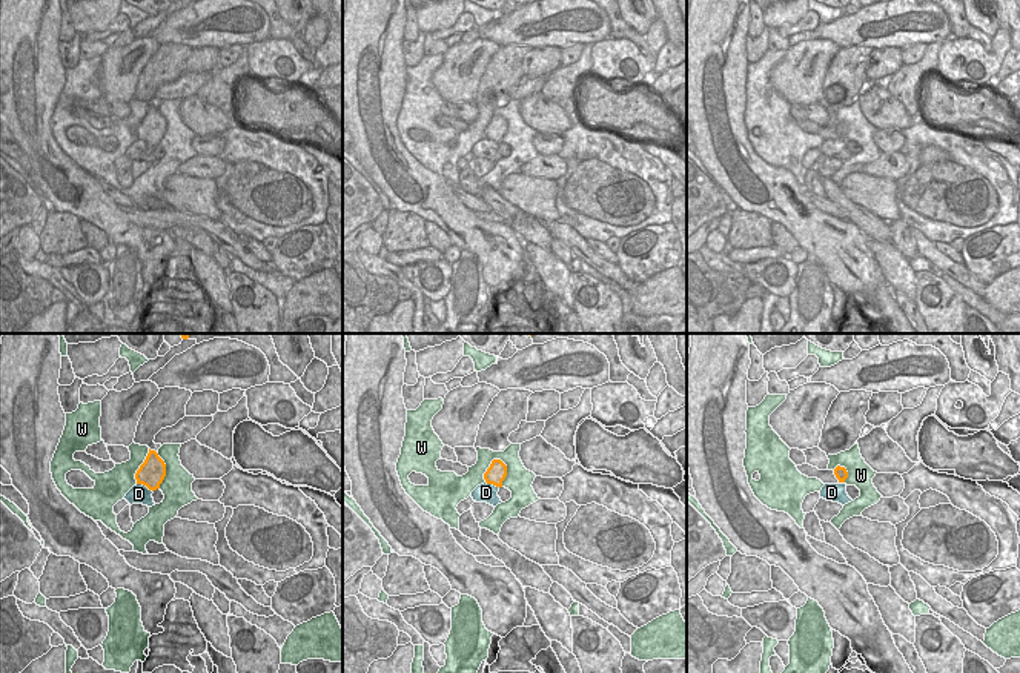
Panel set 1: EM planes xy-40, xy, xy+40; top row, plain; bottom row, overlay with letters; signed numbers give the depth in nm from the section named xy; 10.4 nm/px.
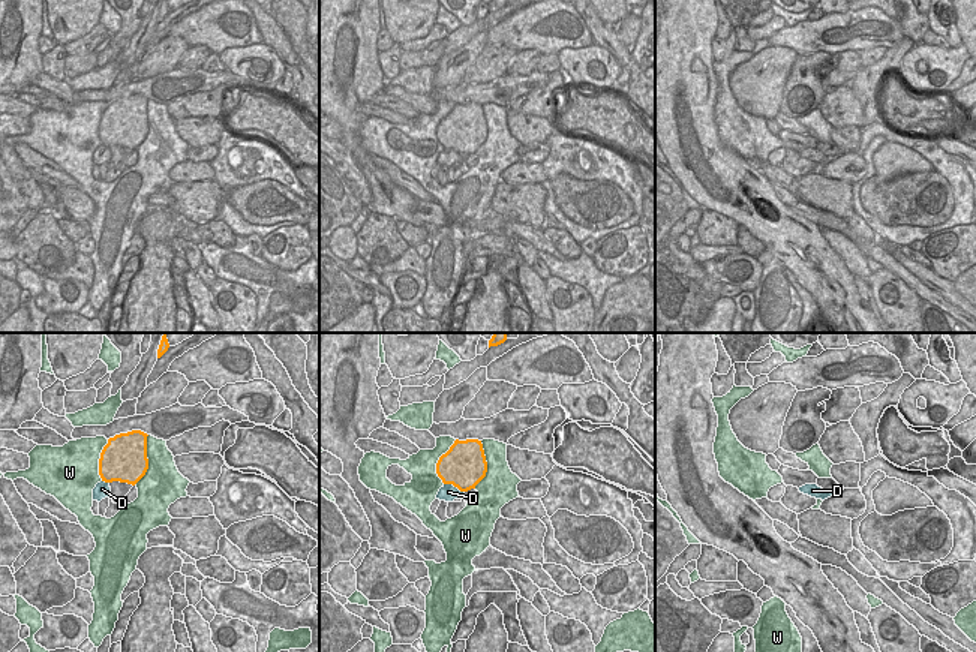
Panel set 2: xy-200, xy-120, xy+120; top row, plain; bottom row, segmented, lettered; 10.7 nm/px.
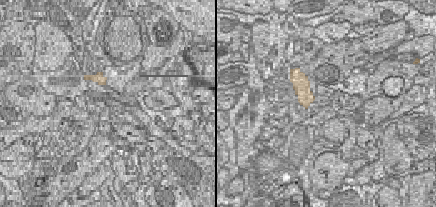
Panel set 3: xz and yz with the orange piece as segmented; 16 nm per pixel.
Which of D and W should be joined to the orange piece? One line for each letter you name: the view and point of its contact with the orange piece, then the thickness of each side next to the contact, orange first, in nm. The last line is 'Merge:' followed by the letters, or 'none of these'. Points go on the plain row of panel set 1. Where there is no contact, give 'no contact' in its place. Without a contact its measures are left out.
D: xy-40 (145, 140) | 280/200 nm
Merge: D

